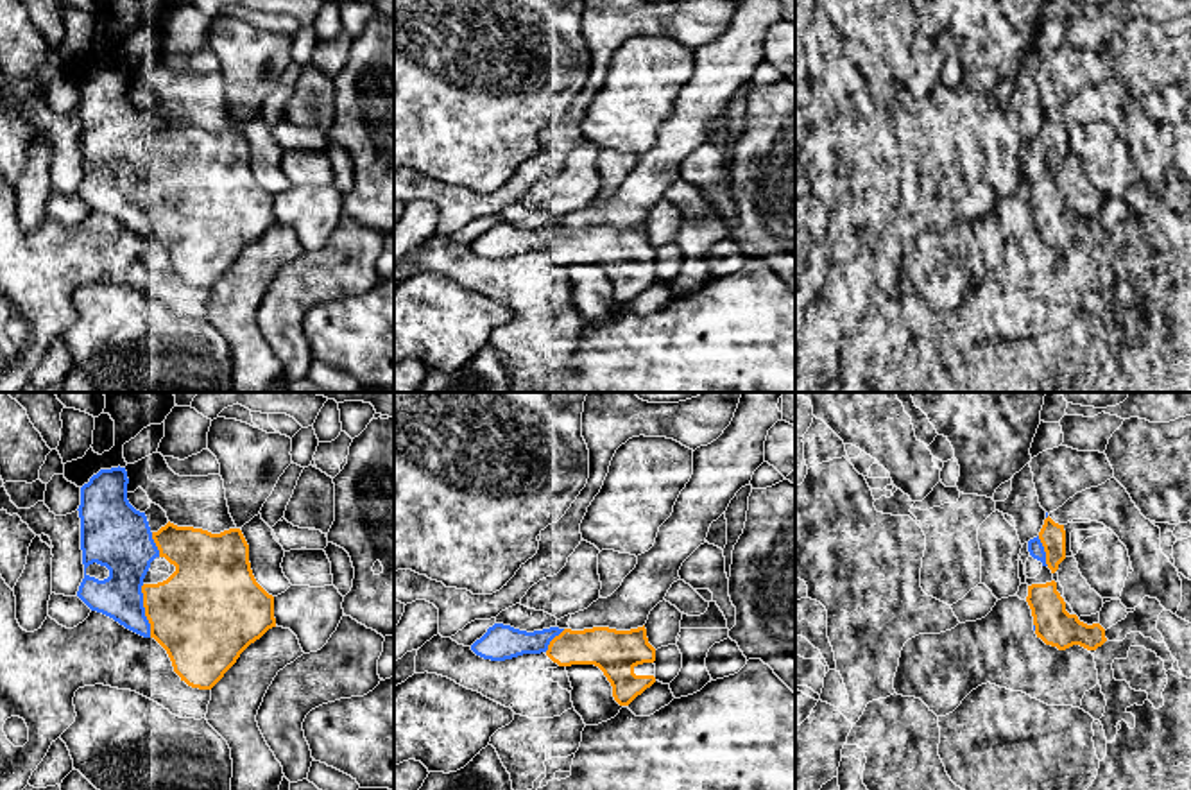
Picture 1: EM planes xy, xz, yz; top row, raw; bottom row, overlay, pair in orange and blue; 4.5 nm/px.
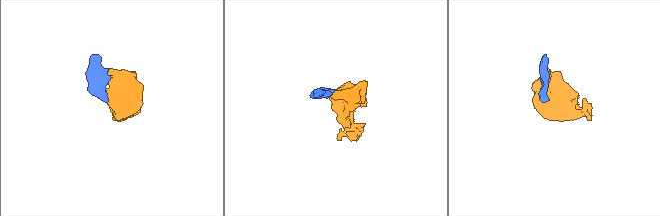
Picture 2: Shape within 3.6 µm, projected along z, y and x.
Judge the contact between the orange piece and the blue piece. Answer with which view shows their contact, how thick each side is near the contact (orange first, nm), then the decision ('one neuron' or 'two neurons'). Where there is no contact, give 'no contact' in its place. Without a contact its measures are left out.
contact in xy; calibres 460 and 200 nm; one neuron

